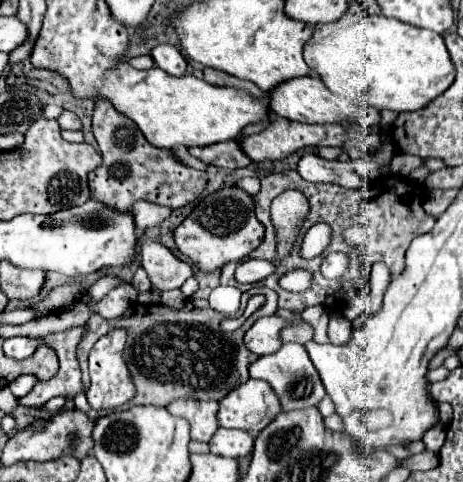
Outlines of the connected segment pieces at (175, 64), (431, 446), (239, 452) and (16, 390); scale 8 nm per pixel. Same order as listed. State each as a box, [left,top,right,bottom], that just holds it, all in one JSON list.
[[150,44,186,76],[422,422,446,452],[210,428,254,458],[10,376,36,400]]

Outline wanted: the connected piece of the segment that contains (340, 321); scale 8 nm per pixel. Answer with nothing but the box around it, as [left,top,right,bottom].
[328,318,350,344]

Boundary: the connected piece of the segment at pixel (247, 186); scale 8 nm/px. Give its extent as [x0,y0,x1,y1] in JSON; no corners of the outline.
[238,178,260,196]

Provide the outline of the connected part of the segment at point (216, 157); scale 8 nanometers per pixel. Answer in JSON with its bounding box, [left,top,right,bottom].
[190,138,252,170]

